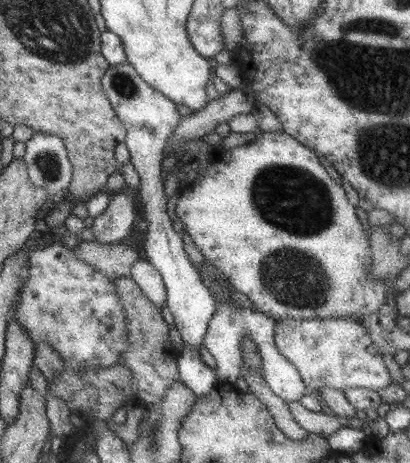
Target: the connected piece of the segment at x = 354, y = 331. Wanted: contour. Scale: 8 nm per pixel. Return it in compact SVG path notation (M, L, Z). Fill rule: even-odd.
M278 319L274 344L300 373L310 390L366 388L379 392L393 381L382 359L383 352L372 342L368 328L352 319Z

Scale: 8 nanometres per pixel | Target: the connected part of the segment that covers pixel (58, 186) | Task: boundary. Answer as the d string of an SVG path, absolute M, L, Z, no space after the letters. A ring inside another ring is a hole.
M33 133L25 145L26 152L22 158L28 164L30 179L47 190L51 202L56 202L64 196L73 177L73 166L63 138L52 133Z

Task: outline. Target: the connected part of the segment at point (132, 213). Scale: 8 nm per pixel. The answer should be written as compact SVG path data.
M126 184L118 193L112 194L107 209L93 219L92 229L96 241L110 244L128 236L137 213L133 198L134 191Z

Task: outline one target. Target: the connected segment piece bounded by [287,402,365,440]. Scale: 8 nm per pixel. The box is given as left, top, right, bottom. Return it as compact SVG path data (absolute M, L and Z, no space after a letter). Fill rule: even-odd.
M287 402L290 407L294 420L309 432L309 434L317 434L328 440L331 434L334 434L339 428L352 426L354 429L363 430L364 420L354 417L334 417L326 415L324 412L314 412L302 406L299 402Z

